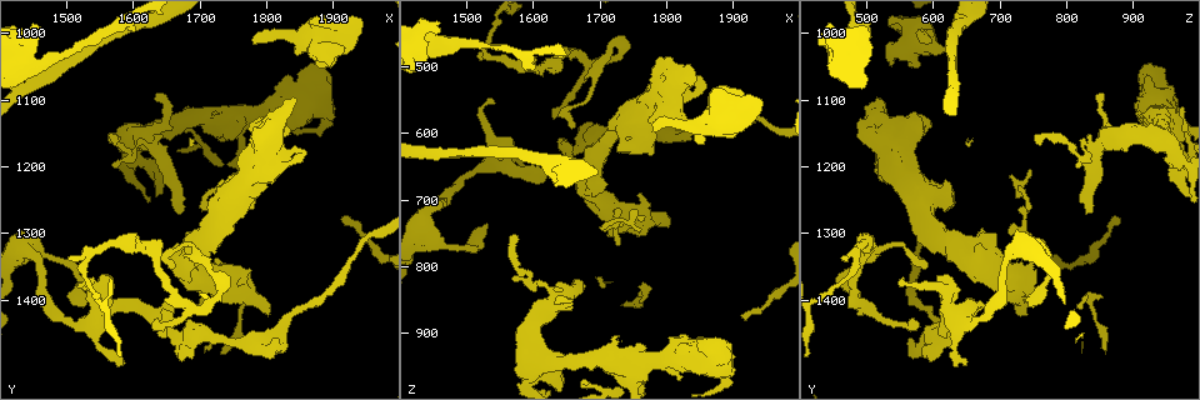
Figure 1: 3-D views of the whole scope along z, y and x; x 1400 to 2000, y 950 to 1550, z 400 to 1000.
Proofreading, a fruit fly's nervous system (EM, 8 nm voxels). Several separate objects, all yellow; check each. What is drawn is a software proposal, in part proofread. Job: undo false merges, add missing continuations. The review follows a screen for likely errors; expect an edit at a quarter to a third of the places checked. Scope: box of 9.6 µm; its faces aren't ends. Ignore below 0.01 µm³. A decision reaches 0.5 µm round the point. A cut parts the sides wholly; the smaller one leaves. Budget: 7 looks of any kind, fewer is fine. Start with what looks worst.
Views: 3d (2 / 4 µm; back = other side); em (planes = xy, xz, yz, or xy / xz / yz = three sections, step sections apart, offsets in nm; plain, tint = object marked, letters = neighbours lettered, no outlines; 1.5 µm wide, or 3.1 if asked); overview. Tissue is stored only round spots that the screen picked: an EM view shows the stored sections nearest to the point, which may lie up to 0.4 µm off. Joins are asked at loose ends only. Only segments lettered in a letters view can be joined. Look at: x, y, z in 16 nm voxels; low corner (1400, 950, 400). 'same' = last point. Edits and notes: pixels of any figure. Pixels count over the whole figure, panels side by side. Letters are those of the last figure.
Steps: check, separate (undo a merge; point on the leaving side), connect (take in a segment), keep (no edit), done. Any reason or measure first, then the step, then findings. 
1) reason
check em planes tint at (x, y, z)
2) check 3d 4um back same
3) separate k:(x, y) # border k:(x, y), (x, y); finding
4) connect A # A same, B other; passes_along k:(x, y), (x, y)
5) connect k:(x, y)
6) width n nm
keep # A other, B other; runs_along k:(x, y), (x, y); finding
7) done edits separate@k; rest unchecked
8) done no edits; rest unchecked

four or more arms meet
check 3d 2um at (1550, 1425, 640)

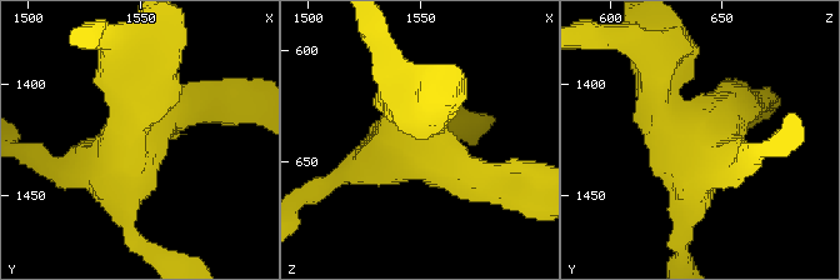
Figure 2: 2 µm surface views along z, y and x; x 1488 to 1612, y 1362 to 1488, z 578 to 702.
arms 4; shape alone is not enough
check em xz step 8 tint at (1552, 1422, 641)

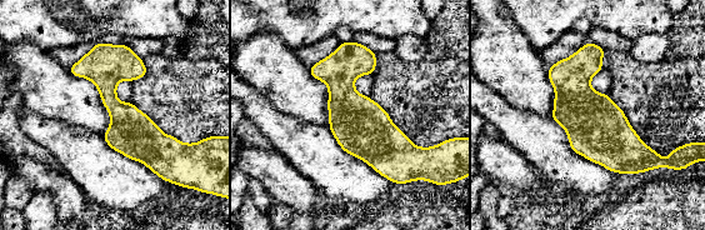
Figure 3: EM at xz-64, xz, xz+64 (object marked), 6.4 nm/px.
cut it another way
check em planes letters same

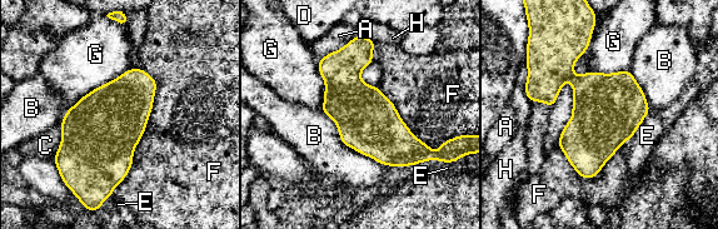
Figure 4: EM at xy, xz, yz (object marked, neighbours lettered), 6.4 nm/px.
longest_contact F 850 nm
keep # A other, B other, C other, D other, E other, F other, G other, H other; border 4:(141, 68), (153, 108), (110, 195); continuous, no second neuron

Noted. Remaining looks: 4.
free end
check em xy step 4 tint at (1780, 1015, 600)

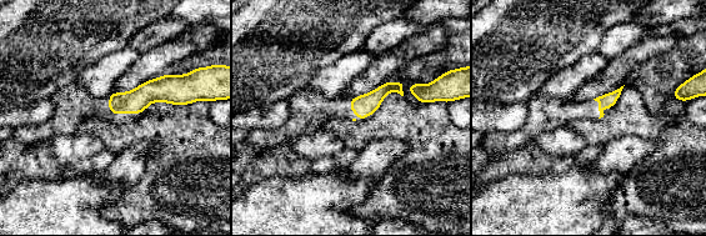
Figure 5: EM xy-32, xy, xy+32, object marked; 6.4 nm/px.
check em planes letters same

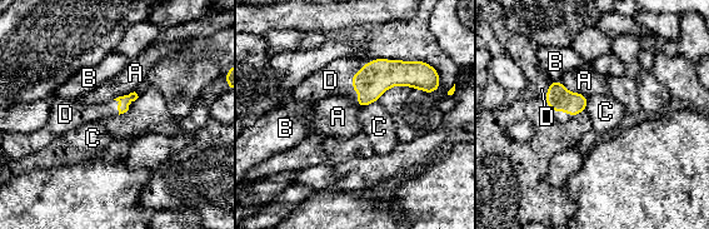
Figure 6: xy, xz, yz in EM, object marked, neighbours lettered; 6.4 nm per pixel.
connect 6:(330, 80) # A other, B other, C other, D same; passes_along 6:(377, 76), (359, 70), (330, 80); the neuron continues

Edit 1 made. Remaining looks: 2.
free end
check em yz step 8 plain at (1800, 1425, 745)

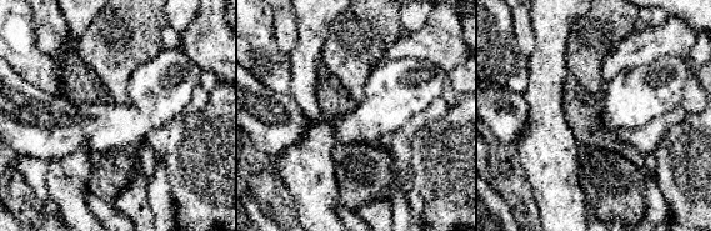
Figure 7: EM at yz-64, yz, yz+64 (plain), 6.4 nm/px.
what lies round it
check em yz step 8 letters same

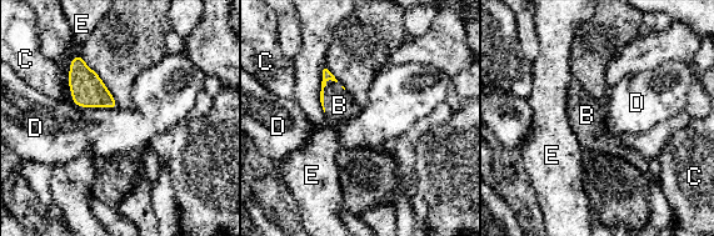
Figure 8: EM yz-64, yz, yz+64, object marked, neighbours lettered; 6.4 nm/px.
connect 8:(339, 105) # B same, C other, D other, E other; the neuron continues

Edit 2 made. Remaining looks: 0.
done edits connect@6, connect@8; rest unchecked

